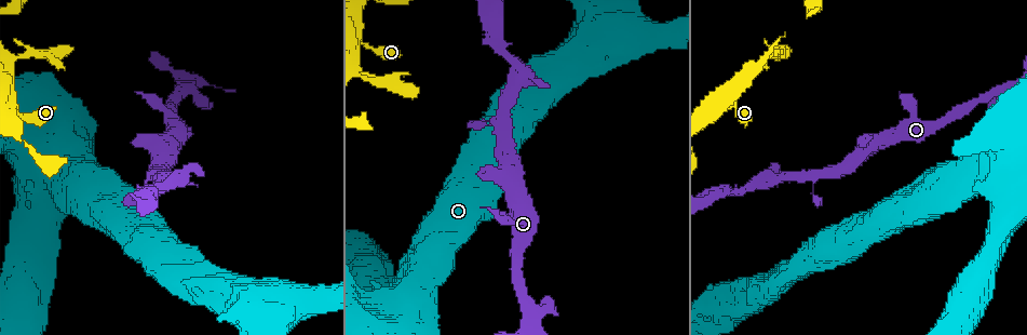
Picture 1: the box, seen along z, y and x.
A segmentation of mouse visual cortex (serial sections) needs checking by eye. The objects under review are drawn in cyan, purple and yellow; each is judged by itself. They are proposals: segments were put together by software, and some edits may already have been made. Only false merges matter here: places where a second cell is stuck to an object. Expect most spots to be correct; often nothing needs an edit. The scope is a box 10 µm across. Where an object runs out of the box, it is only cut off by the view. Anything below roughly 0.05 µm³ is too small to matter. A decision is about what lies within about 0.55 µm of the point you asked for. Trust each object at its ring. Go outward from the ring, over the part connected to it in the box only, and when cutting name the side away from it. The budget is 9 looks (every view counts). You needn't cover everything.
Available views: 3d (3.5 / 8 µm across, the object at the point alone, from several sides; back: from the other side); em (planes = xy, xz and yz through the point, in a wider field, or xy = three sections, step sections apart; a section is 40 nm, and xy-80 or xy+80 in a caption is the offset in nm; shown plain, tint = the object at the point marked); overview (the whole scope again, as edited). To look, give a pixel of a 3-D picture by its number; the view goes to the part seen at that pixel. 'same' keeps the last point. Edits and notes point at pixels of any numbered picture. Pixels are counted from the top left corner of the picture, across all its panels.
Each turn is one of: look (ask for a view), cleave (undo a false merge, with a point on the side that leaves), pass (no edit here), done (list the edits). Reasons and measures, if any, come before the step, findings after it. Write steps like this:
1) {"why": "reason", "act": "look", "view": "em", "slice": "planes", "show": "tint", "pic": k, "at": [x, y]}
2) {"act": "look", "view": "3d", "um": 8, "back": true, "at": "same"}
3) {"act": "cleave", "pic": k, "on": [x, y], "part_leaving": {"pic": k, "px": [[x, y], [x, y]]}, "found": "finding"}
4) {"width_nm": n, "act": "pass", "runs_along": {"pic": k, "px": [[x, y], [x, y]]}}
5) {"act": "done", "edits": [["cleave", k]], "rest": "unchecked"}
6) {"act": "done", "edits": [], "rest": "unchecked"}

{"act": "look", "view": "3d", "um": 3.5, "pic": 1, "at": [24, 54]}

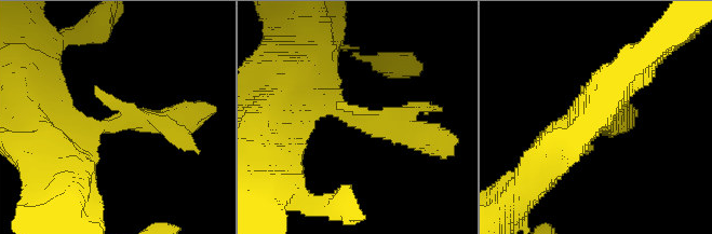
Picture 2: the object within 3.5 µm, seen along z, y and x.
{"act": "look", "view": "em", "slice": "xy", "step": 2, "show": "tint", "pic": 2, "at": [360, 119]}

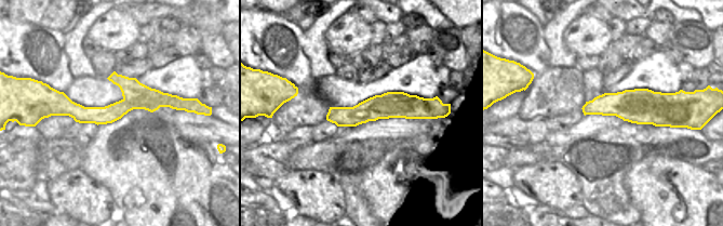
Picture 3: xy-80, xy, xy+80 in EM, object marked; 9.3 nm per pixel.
{"why": "cut it another way", "act": "look", "view": "em", "slice": "xy", "step": 1, "show": "tint", "at": "same"}

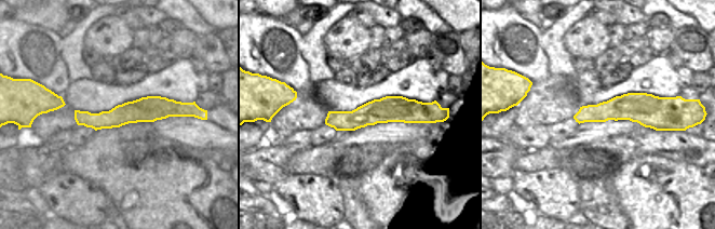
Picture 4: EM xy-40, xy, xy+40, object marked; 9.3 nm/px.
{"act": "pass", "runs_along": {"pic": 4, "px": [[174, 109], [77, 117]]}, "found": "one cell here"}

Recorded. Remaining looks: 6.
{"act": "look", "view": "3d", "um": 3.5, "pic": 1, "at": [524, 114]}

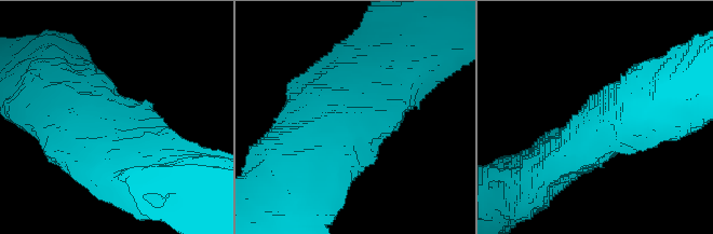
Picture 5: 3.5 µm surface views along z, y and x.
{"act": "pass", "runs_along": {"pic": 5, "px": [[306, 166], [395, 69]]}, "found": "one cell here"}

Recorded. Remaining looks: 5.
{"why": "sharp bend", "act": "look", "view": "3d", "um": 8, "pic": 1, "at": [176, 180]}

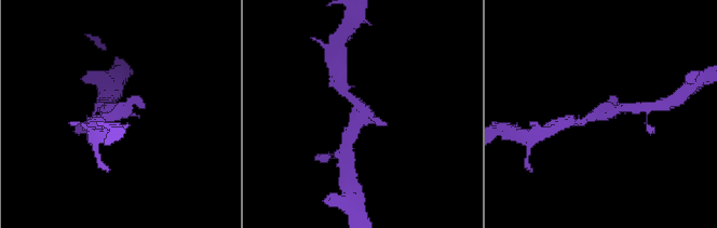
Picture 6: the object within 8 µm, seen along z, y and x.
{"why": "zoom in", "act": "look", "view": "3d", "um": 3.5, "at": "same"}

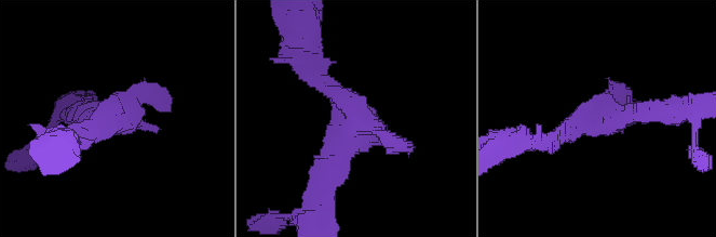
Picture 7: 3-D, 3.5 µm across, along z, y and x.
{"act": "look", "view": "em", "slice": "xy", "step": 5, "show": "tint", "pic": 7, "at": [356, 126]}

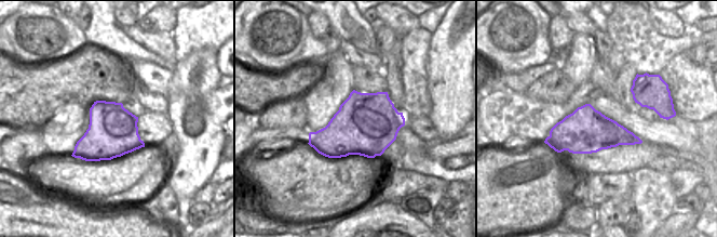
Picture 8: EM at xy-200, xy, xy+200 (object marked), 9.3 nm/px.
{"act": "pass", "runs_along": {"pic": 7, "px": [[664, 114], [586, 117], [554, 140]]}, "found": "one cell here"}

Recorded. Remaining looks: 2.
{"act": "look", "view": "3d", "um": 3.5, "pic": 1, "at": [252, 303]}

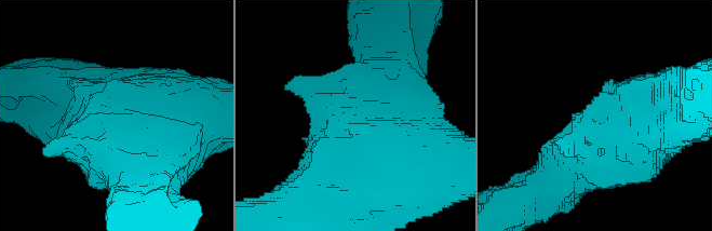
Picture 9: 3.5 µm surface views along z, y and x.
{"why": "need the tissue", "act": "look", "view": "em", "slice": "xy", "step": 1, "show": "tint", "pic": 9, "at": [116, 122]}

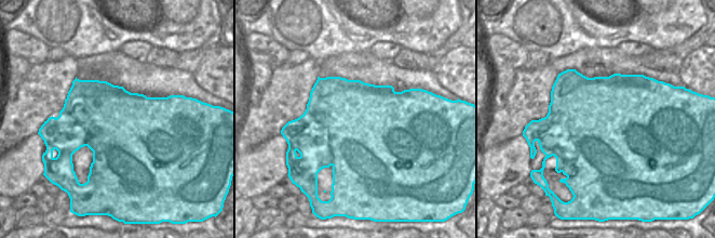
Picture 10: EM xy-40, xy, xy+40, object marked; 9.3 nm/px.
{"act": "pass", "found": "continuous, no second cell"}

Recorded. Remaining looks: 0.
{"act": "done", "edits": [], "rest": "unchecked"}

